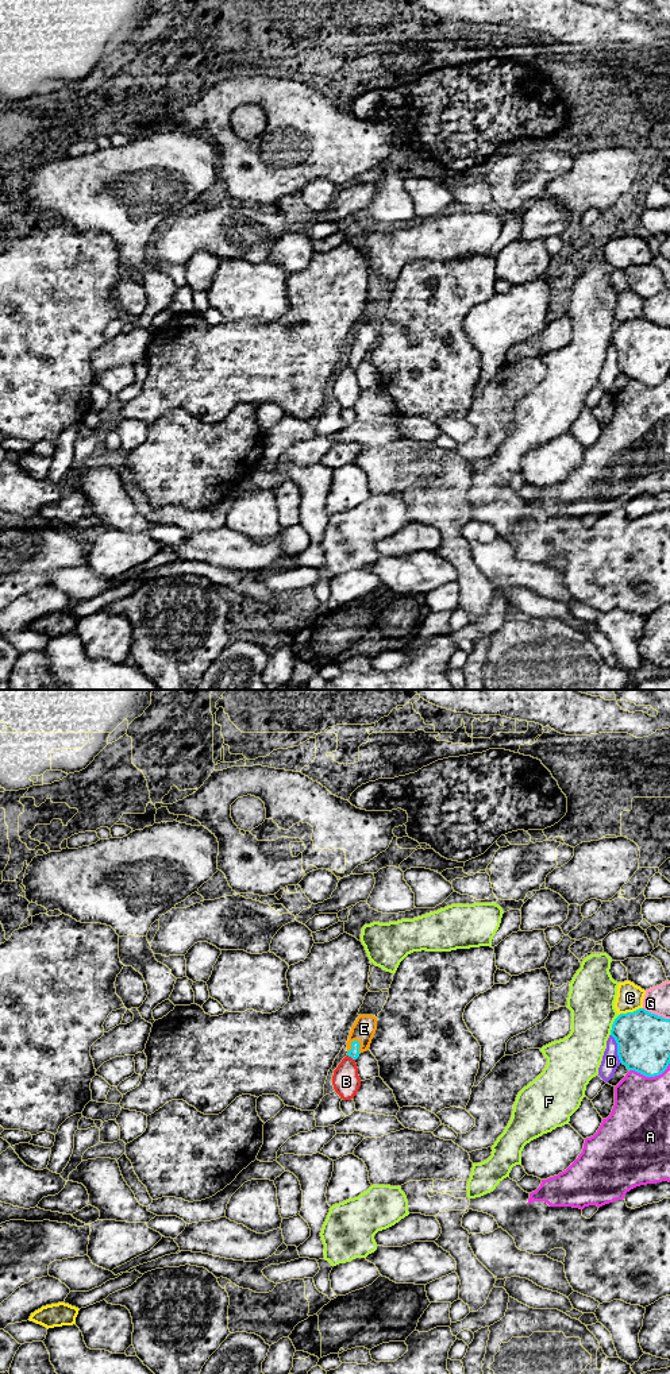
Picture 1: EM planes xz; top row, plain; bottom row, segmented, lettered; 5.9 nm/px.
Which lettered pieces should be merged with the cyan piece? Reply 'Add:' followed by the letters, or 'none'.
Add: E

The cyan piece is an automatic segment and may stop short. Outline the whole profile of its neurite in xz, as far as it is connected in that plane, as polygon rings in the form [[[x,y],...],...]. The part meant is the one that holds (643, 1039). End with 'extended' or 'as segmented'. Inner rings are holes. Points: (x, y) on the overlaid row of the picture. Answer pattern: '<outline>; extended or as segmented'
[[[639,1008],[620,1014],[611,1030],[617,1055],[628,1070],[646,1077],[662,1074],[670,1064],[670,1019]]]; as segmented

